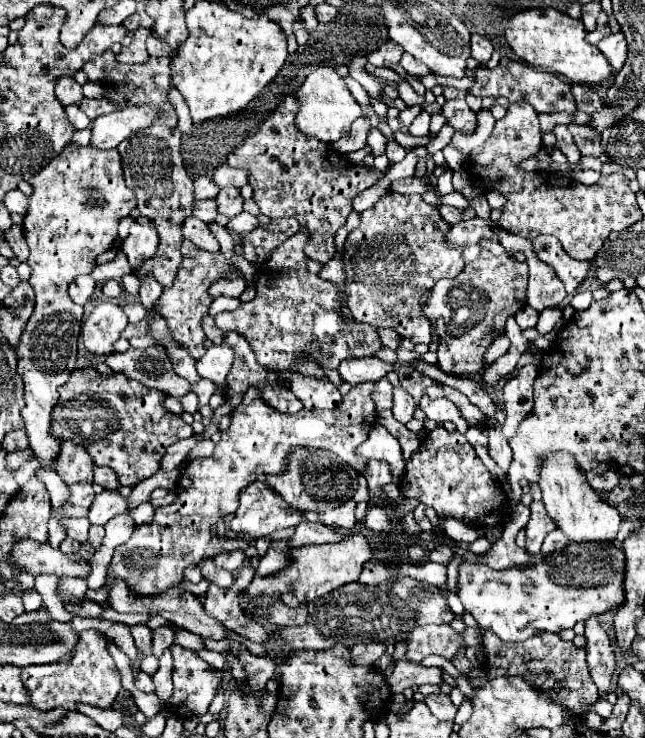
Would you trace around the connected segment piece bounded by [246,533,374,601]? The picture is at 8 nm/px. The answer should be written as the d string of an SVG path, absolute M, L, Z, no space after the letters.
M354 533L352 537L348 537L348 541L338 543L336 547L300 547L300 549L292 549L290 551L294 555L294 561L280 573L270 575L270 577L256 577L248 589L246 595L248 597L262 597L262 595L276 595L276 593L284 593L288 589L294 587L298 601L312 601L316 597L322 597L342 585L348 585L352 581L358 581L362 565L372 559L374 549L368 541L368 537L364 537L362 533Z

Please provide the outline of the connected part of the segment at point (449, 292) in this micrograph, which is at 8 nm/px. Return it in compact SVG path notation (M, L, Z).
M482 257L468 263L462 275L442 279L434 285L432 297L424 307L424 313L438 333L438 367L446 375L476 375L482 371L486 367L486 349L496 337L504 335L506 319L516 315L526 303L528 265L518 263L514 257L506 257L504 263L496 261L496 269L492 265L492 261Z

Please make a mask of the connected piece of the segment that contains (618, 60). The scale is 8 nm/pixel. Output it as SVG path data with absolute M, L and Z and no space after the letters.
M612 33L606 39L602 39L598 45L600 53L608 59L612 71L620 71L624 61L626 61L626 43L624 43L624 35L622 33Z

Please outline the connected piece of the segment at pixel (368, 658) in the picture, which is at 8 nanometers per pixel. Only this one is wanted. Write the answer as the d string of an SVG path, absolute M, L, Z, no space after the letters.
M368 643L368 645L356 645L352 647L352 651L356 657L356 665L374 665L374 661L386 653L386 647L384 643Z

